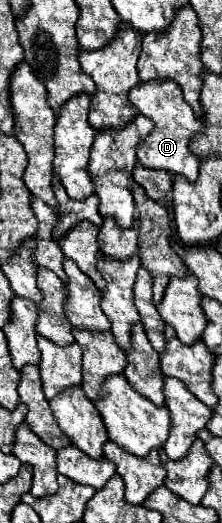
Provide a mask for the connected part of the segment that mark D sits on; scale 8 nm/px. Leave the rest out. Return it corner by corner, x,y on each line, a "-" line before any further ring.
156,78
156,80
140,82
138,86
134,86
130,90
128,98
146,118
150,118
154,122
154,128
150,130
150,134
136,146
138,162
146,168
160,168
160,170
166,170
170,174
182,174
190,182
196,182
198,158
190,152
188,142
194,134
198,134
202,130
202,122
194,116
192,108
182,98
180,86
174,80

